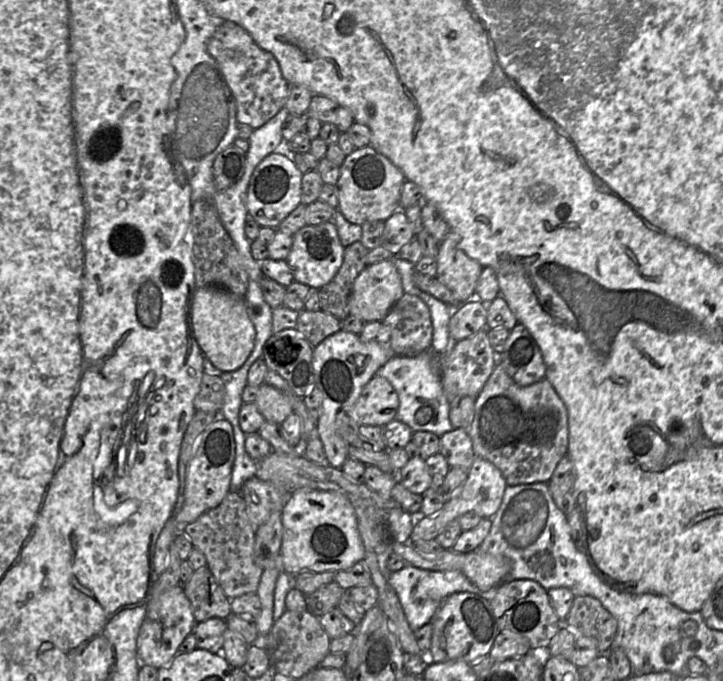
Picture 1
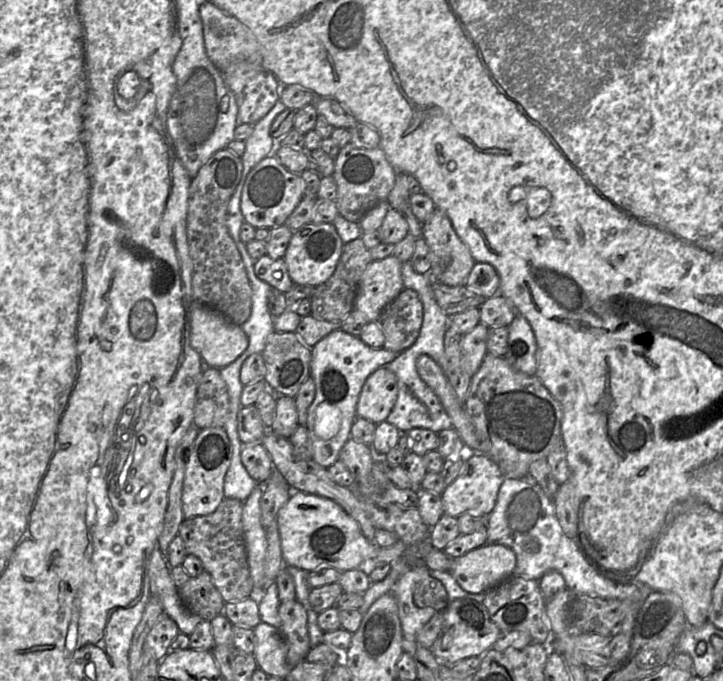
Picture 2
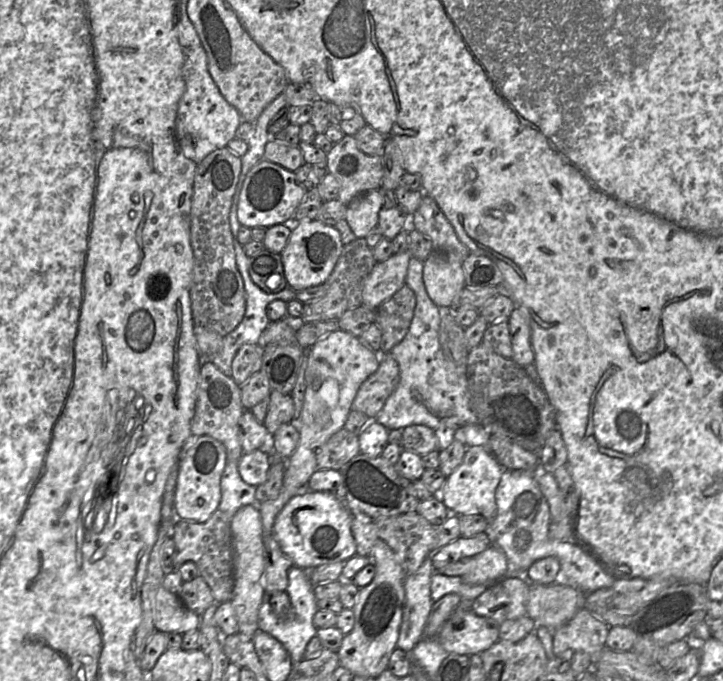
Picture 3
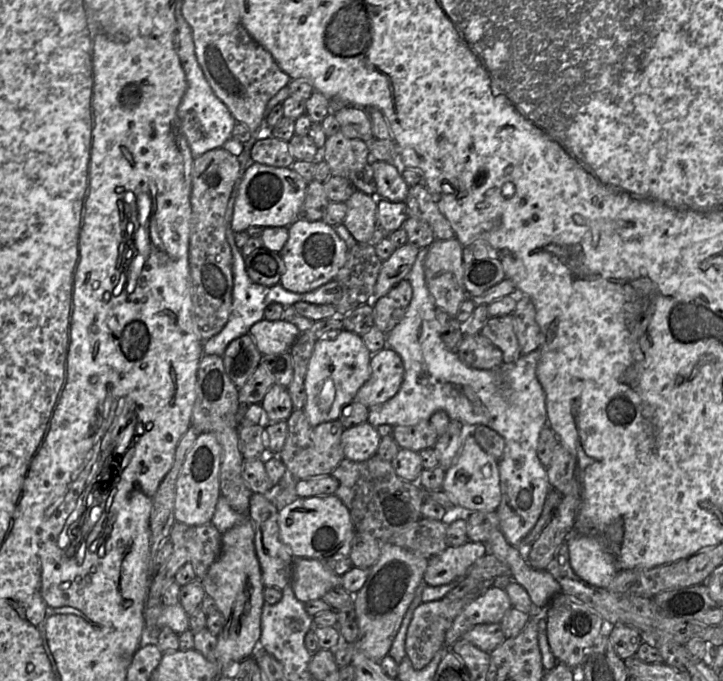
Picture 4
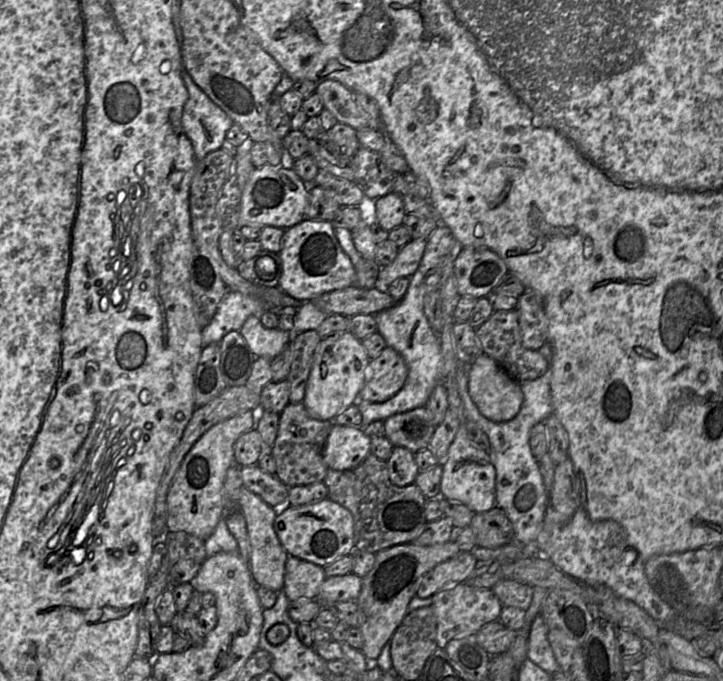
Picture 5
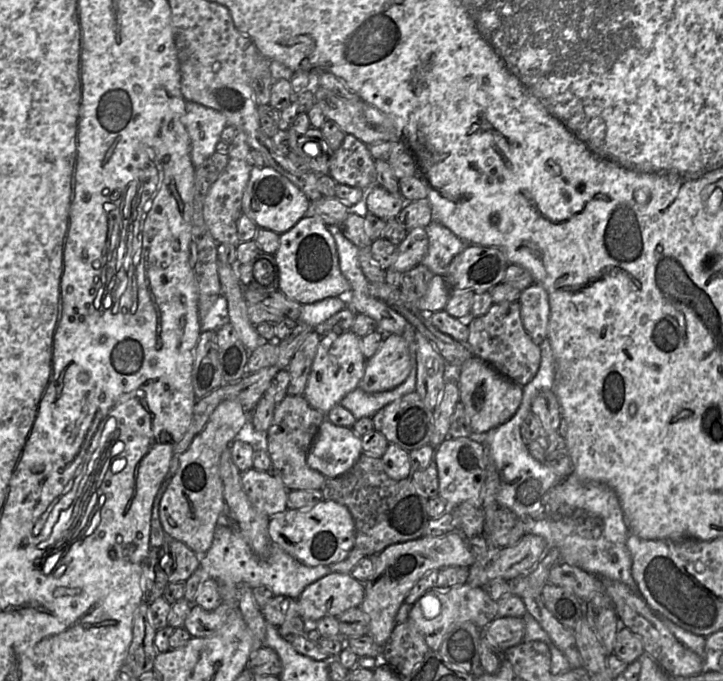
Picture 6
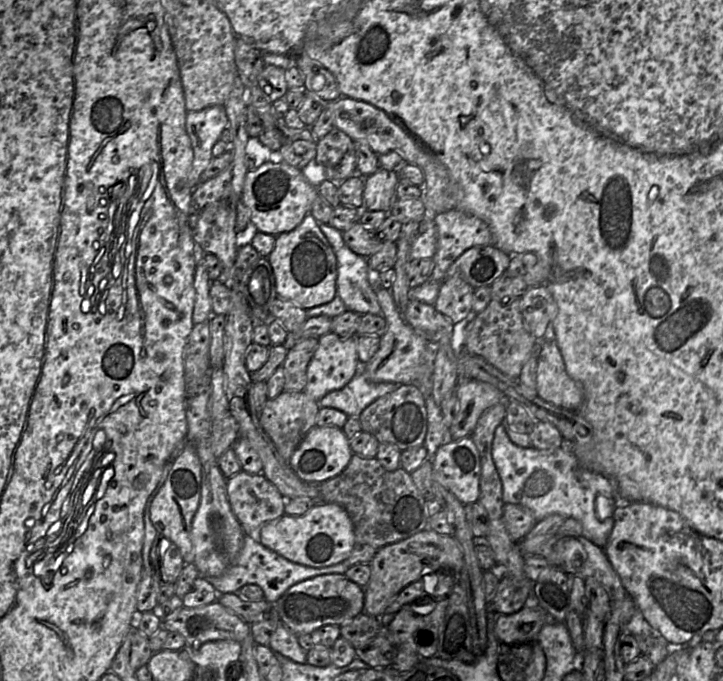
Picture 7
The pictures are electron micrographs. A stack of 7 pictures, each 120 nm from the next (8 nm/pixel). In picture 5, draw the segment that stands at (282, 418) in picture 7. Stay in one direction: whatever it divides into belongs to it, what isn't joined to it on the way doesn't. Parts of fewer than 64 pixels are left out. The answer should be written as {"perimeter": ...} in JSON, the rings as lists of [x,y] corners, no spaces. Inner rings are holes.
{"perimeter":[[[290,402],[279,414],[277,437],[269,451],[276,462],[275,476],[284,485],[290,488],[324,480],[328,467],[323,459],[323,450],[333,425],[331,420],[313,418],[303,402]]]}

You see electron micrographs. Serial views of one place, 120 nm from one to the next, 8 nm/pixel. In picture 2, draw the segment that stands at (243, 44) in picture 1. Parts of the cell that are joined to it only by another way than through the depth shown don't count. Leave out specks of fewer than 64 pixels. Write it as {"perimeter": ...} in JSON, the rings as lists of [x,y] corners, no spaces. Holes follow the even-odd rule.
{"perimeter":[[[238,60],[221,71],[238,106],[238,122],[255,124],[280,100],[282,86],[279,80],[264,68],[262,62]]]}

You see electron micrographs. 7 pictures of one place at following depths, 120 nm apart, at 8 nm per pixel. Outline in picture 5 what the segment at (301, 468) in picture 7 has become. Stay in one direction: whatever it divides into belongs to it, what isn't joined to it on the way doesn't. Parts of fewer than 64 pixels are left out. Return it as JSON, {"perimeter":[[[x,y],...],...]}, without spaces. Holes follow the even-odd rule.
{"perimeter":[[[334,422],[323,450],[328,469],[346,470],[358,466],[370,451],[371,437],[362,427],[343,426]]]}

